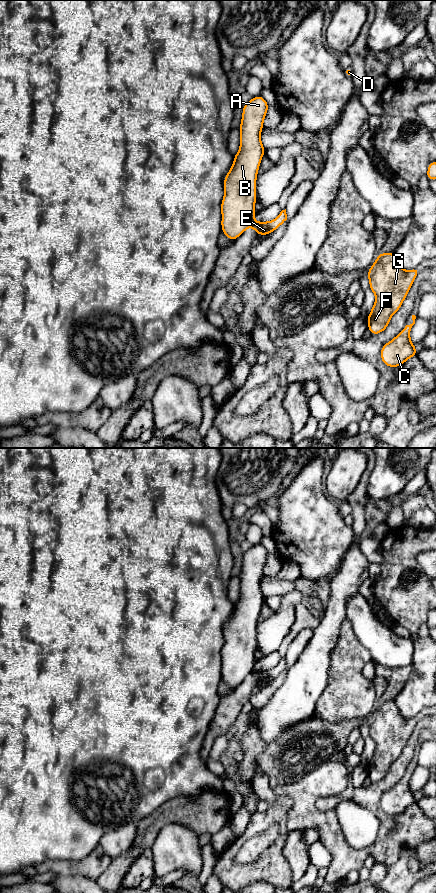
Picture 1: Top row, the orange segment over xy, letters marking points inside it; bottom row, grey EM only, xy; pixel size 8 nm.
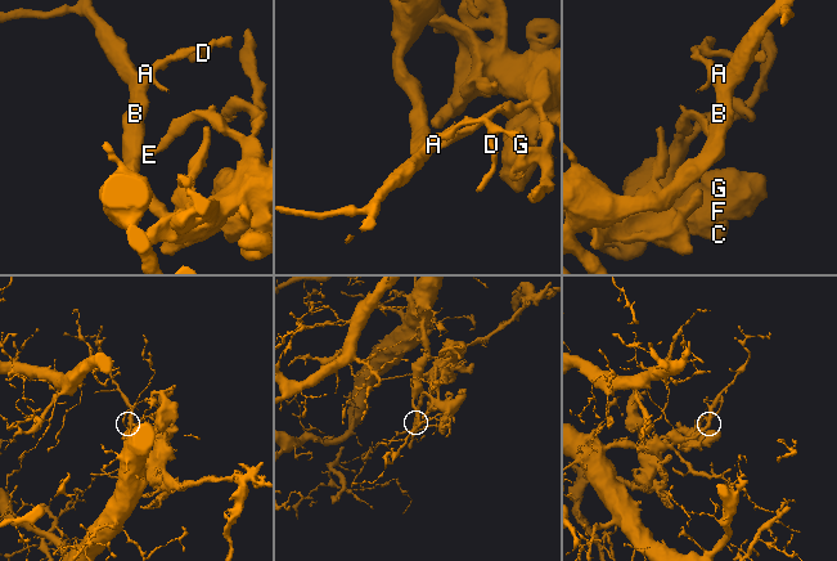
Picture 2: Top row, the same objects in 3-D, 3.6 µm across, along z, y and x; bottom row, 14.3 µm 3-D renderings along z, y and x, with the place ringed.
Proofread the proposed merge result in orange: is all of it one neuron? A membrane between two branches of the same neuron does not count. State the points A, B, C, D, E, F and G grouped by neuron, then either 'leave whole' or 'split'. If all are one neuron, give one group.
A B D / C E F G | split

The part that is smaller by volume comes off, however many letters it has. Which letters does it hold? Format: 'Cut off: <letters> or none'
Cut off: C, E, F, G

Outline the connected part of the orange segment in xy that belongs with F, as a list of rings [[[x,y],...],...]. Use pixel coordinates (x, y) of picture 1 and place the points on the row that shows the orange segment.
[[[394,252],[381,253],[377,256],[376,261],[367,272],[370,281],[369,288],[376,296],[374,306],[367,317],[368,329],[372,335],[381,333],[387,328],[391,316],[401,307],[419,272],[419,268],[414,268],[410,271],[403,270]]]

